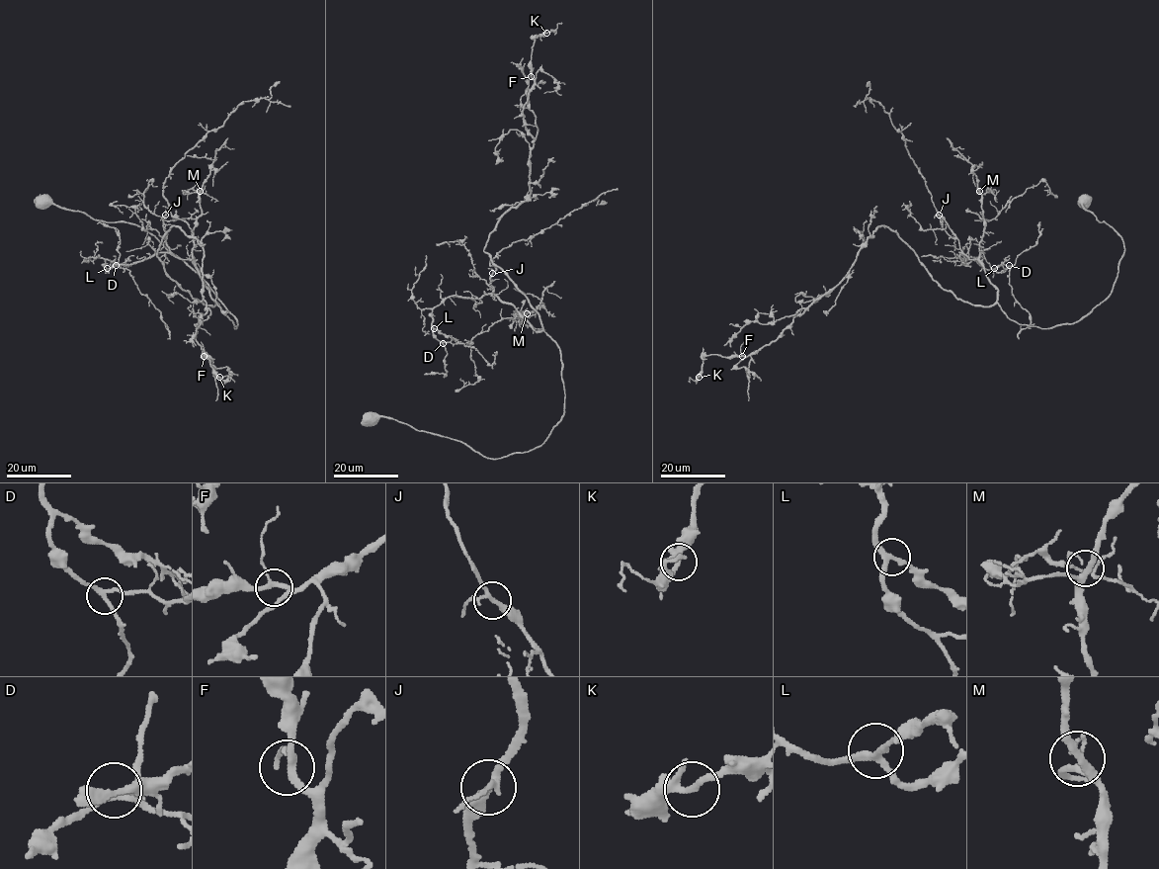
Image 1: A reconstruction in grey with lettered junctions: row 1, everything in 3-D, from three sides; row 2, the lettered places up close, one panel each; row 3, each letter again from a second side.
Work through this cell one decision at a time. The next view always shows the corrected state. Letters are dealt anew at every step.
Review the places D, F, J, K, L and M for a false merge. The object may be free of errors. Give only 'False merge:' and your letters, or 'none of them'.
False merge: none of them

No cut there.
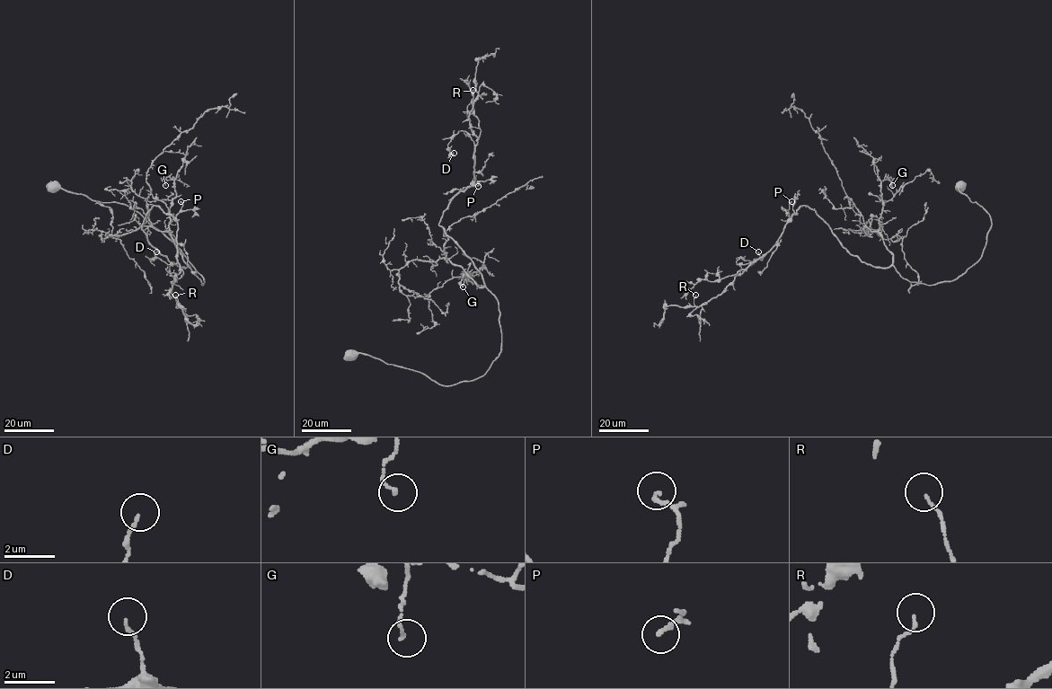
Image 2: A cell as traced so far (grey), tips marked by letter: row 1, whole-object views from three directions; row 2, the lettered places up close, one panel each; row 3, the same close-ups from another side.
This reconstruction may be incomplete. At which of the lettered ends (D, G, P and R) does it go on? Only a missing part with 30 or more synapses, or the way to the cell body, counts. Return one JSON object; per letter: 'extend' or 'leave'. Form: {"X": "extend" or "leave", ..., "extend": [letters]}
{"D": "leave", "G": "leave", "P": "leave", "R": "leave", "extend": []}

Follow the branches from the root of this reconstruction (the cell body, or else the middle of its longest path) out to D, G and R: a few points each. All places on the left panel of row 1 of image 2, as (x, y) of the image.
D: (54, 187), (130, 207), (204, 283), (148, 242), (154, 205), (177, 222), (177, 262), (150, 261), (156, 251)
G: (54, 187), (130, 207), (175, 244), (202, 285), (169, 231), (176, 192), (172, 180), (165, 177), (165, 185)
R: (54, 187), (130, 207), (202, 285), (142, 228), (154, 205), (172, 216), (181, 306), (175, 295)

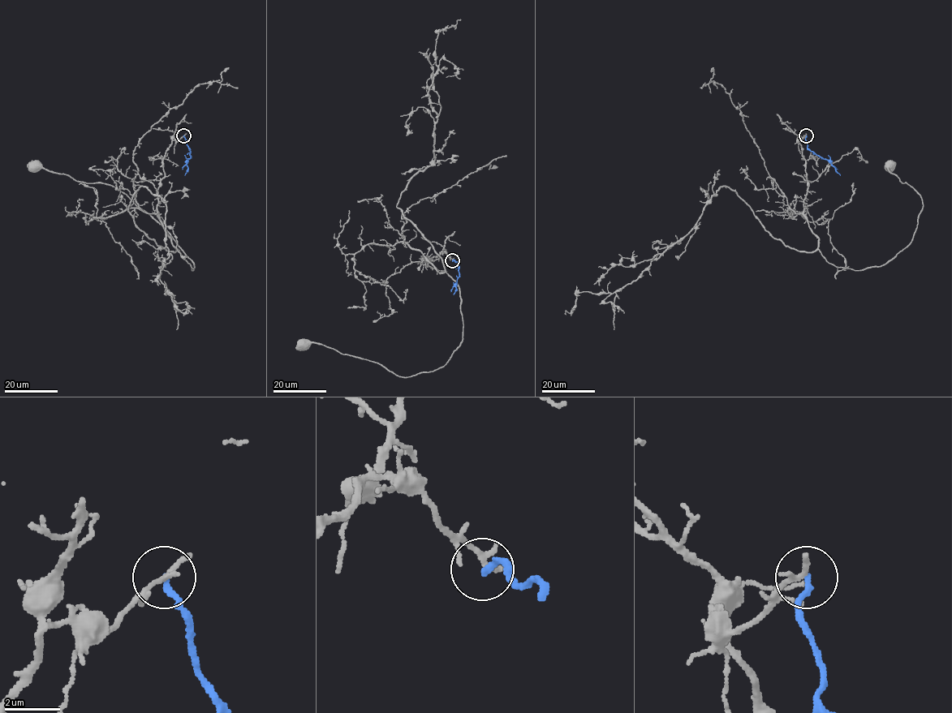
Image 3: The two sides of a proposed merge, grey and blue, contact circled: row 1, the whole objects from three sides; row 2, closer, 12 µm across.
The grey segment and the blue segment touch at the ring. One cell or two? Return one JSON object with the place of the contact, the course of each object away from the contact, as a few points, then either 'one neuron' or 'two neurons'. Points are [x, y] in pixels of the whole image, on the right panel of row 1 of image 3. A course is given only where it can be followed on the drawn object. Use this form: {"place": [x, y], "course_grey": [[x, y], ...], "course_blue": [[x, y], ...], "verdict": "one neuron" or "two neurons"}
{"place": [806, 135], "course_grey": [[806, 135], [797, 139], [803, 216], [839, 267], [884, 265], [913, 238], [921, 197], [889, 167]], "course_blue": [[806, 135], [807, 147], [827, 160], [840, 175]], "verdict": "two neurons"}

